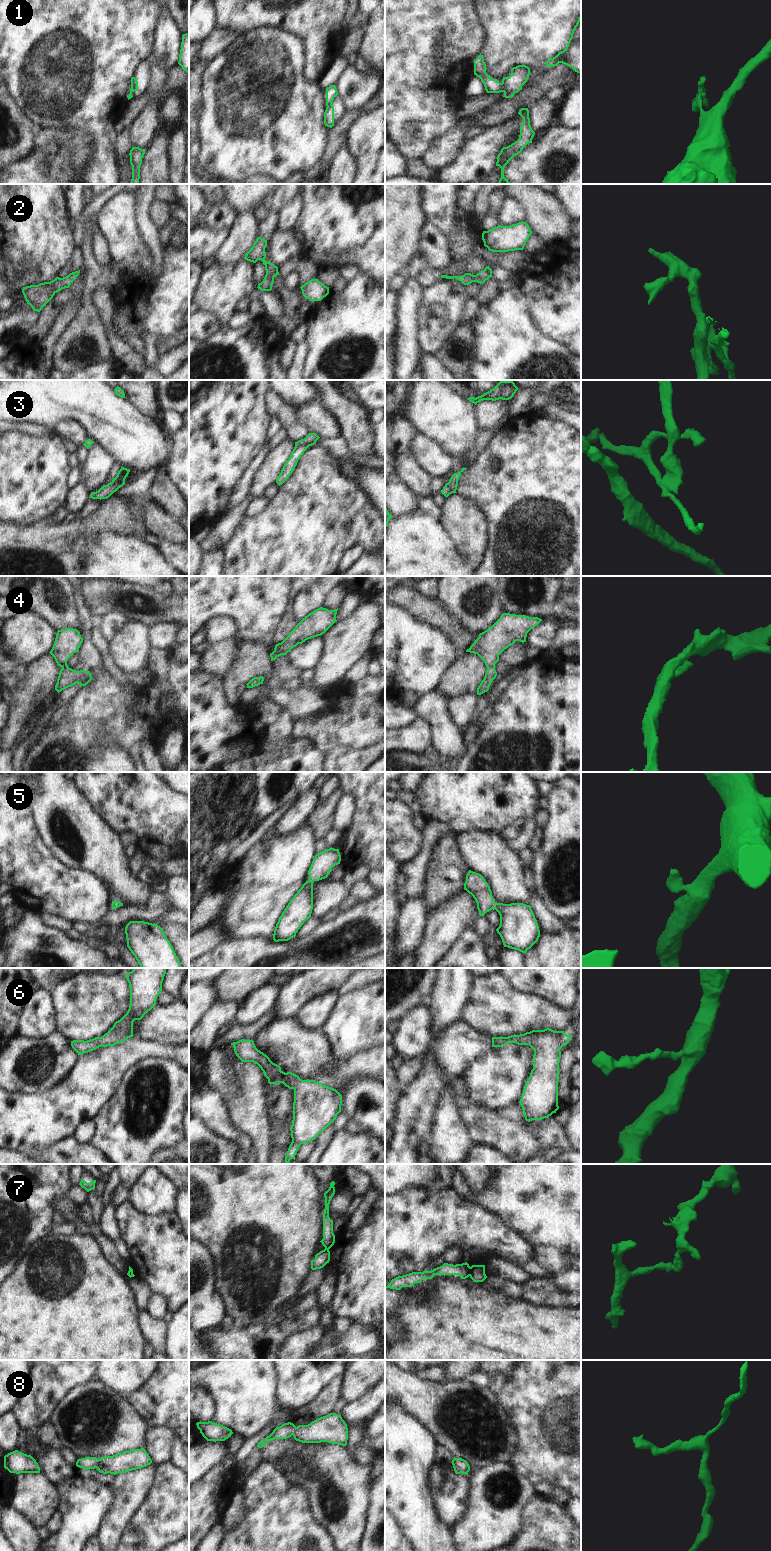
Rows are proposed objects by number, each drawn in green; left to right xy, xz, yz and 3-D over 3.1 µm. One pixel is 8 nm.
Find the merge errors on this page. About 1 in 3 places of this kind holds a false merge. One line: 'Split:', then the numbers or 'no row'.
Split: 1, 7.

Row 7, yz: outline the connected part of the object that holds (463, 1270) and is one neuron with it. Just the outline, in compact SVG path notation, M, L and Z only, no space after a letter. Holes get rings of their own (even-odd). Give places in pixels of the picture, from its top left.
M467 1262L462 1264L444 1263L431 1271L412 1272L398 1276L391 1280L386 1288L400 1290L402 1287L412 1287L415 1283L421 1283L423 1279L432 1279L435 1275L459 1275L461 1279L469 1277L471 1267Z

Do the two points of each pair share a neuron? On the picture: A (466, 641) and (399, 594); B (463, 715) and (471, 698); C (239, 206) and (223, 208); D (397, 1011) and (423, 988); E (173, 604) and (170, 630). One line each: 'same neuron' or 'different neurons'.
A: same neuron
B: same neuron
C: different neurons
D: same neuron
E: different neurons

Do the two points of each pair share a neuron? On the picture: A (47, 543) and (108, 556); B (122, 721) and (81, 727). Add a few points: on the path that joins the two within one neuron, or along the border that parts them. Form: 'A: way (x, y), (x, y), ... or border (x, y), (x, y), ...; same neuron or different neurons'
A: border (87, 530), (72, 538), (81, 565); different neurons
B: border (74, 719), (93, 719), (96, 742), (112, 743); different neurons

